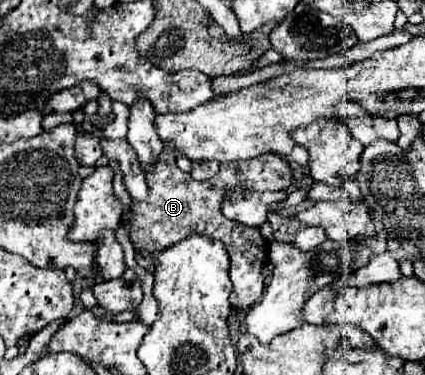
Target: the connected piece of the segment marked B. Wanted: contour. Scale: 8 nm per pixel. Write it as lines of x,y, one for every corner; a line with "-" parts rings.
169,148
159,154
159,160
151,170
145,172
147,180
147,198
143,202
131,202
125,220
121,226
127,230
129,240
137,254
155,254
161,252
191,234
201,234
213,240
221,240
229,252
231,268
229,276
233,282
233,292
229,296
231,306
249,310
261,294
263,294
263,276
261,270
268,259
268,244
261,235
259,228
239,226
225,218
221,210
221,202
225,192
235,186
245,186
245,190
285,190
293,182
293,170
289,162
278,154
263,154
259,158
247,162
225,162
219,166
219,172
211,180
193,180
191,174
181,172
175,164
175,156

